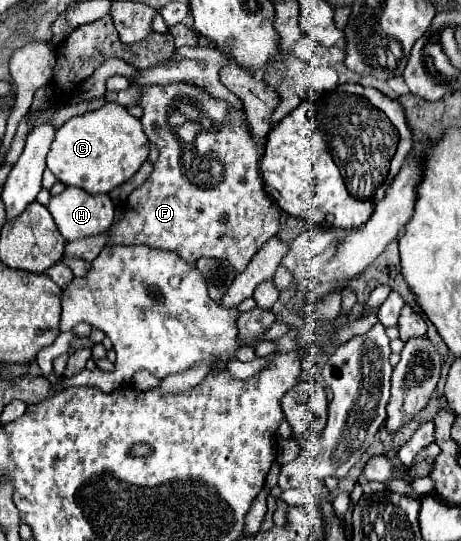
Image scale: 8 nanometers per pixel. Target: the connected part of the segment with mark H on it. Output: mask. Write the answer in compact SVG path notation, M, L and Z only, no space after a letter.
M72 186L52 196L48 210L66 242L102 234L114 218L114 204L108 194L88 194Z

